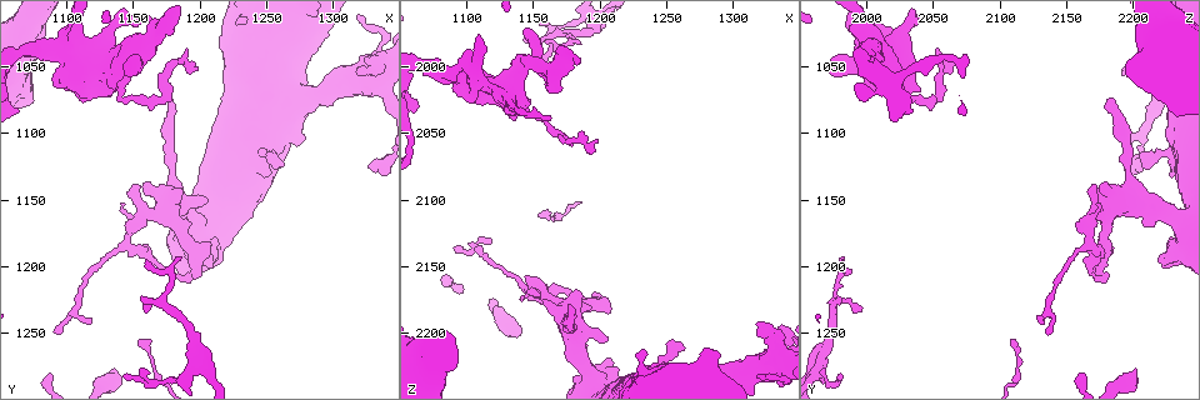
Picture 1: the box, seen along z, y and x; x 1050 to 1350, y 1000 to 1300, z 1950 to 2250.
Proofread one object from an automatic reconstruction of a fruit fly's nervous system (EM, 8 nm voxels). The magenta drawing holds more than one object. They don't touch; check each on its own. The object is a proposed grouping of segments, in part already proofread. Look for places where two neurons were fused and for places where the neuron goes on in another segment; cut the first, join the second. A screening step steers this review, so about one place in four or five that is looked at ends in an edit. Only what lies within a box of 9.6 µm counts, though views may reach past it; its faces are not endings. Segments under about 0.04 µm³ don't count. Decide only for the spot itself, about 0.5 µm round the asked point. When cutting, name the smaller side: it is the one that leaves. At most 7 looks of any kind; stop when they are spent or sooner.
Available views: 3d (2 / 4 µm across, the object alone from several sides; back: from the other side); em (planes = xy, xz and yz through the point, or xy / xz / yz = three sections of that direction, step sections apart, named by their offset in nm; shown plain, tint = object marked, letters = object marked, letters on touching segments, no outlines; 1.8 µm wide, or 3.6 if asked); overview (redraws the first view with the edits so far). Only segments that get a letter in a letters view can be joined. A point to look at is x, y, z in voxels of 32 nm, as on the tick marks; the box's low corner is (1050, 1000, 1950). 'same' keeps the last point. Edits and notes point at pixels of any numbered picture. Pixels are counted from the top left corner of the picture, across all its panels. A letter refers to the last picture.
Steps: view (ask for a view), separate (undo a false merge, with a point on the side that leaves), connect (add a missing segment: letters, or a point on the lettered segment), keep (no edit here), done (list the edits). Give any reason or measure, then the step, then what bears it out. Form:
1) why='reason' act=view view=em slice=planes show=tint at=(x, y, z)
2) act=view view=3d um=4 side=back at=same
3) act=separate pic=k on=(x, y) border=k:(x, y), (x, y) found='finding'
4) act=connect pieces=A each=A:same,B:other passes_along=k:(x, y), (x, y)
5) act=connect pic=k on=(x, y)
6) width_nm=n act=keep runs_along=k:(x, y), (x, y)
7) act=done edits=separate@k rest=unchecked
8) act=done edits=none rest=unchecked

act=view view=em slice=planes show=letters at=(1164, 1026, 2000)

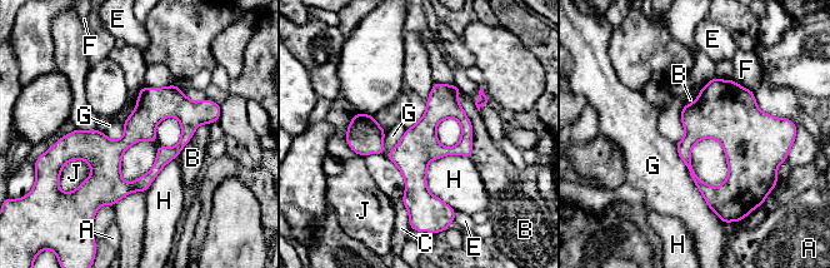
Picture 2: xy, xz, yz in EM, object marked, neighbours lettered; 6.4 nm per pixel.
width_nm=190 act=keep each=A:other,B:other,C:other,E:other,F:other,G:other,H:other,J:other border=2:(674, 144), (704, 200), (720, 218) found='continuous, no second neuron'

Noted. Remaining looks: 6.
why='abrupt turn' act=view view=em slice=planes show=letters at=(1156, 1164, 2166)

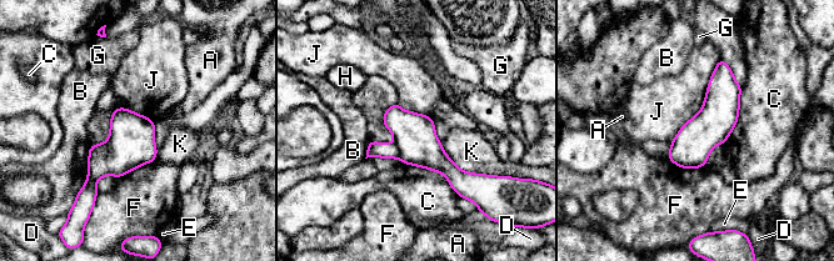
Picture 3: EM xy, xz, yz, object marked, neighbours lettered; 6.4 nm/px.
longest_contact=J:650nm act=keep each=A:other,B:other,C:other,D:other,E:other,F:other,G:other,H:other,J:other,K:other found='all the same neuron'

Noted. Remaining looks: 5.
why='free end' act=view view=em slice=yz step=8 show=tint at=(1196, 1050, 2056)

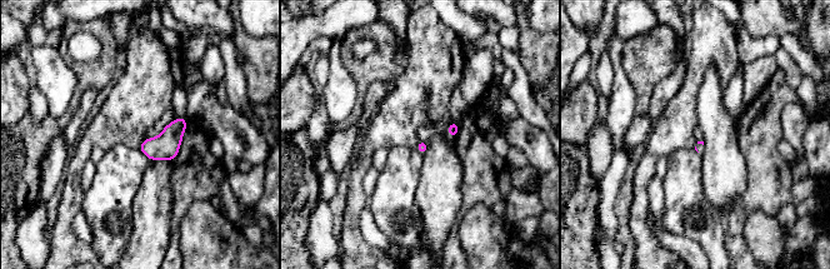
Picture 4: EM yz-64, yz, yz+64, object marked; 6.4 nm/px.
why='cut it another way' act=view view=em slice=planes show=letters at=same

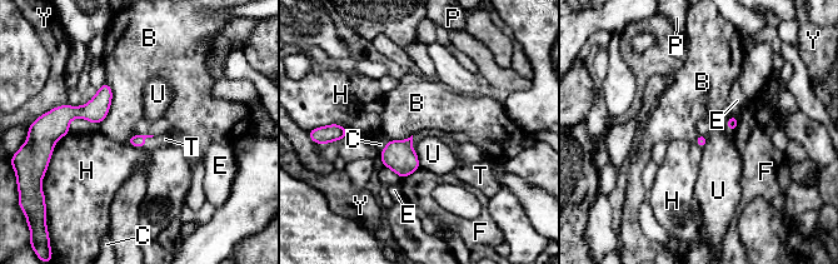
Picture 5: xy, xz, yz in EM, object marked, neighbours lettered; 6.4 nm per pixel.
act=connect pieces=T each=B:other,C:other,E:other,F:other,H:other,P:other,T:same,U:other,Y:other passes_along=5:(136, 140), (145, 138), (165, 139) found='it goes on there'

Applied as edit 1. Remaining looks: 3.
act=done edits=connect@5 rest=unchecked

